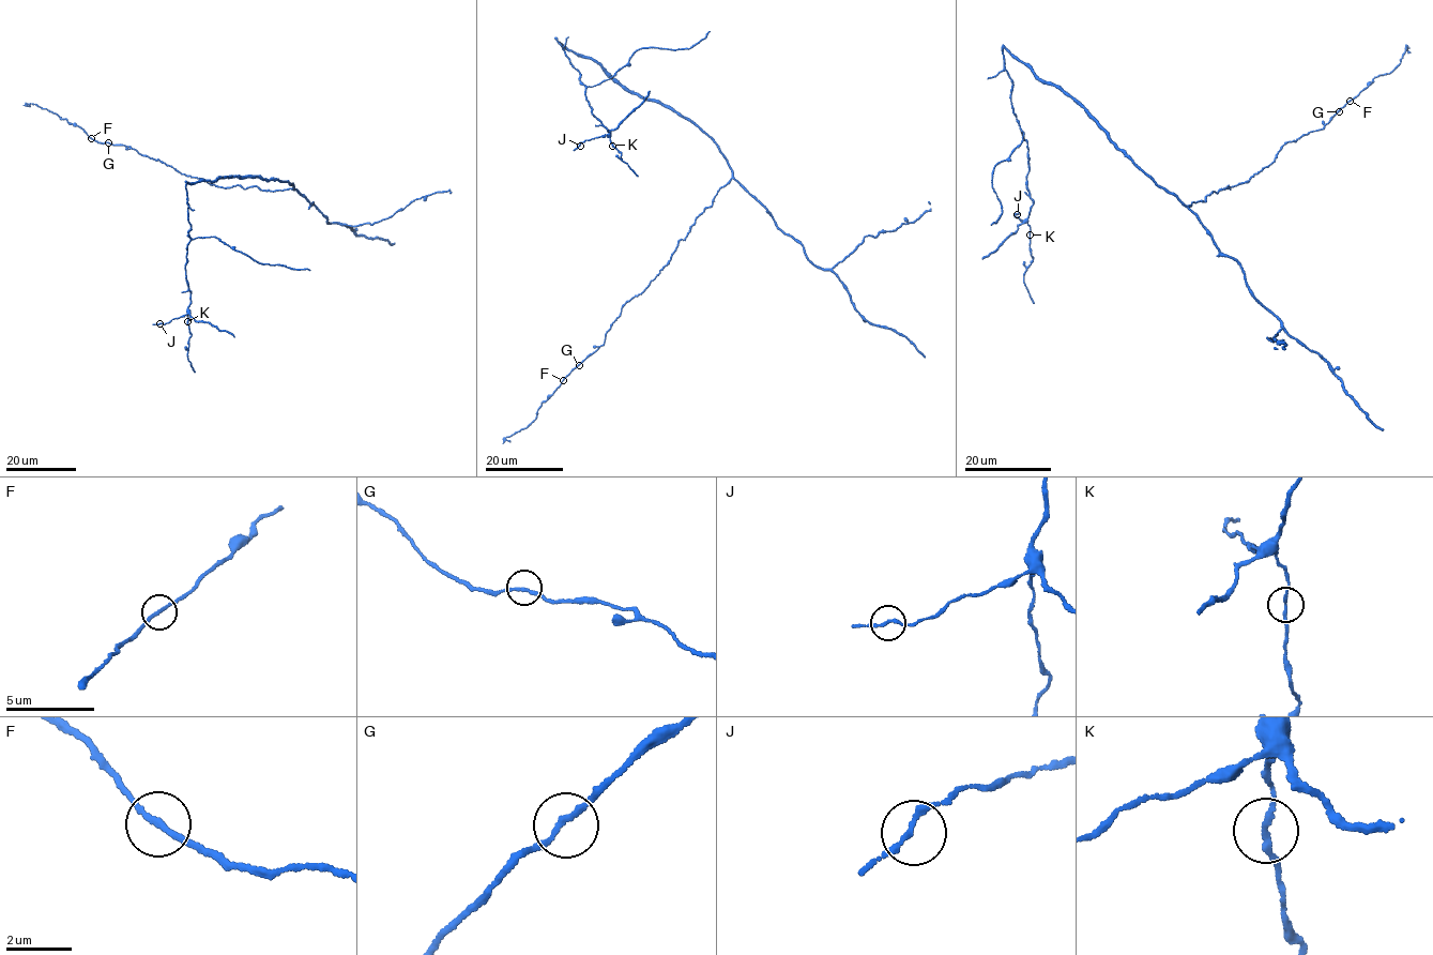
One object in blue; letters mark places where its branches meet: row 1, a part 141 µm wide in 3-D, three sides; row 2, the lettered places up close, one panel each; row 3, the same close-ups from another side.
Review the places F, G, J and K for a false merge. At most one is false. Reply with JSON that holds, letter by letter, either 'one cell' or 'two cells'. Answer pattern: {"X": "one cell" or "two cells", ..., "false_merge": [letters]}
{"F": "one cell", "G": "one cell", "J": "one cell", "K": "one cell", "false_merge": []}

